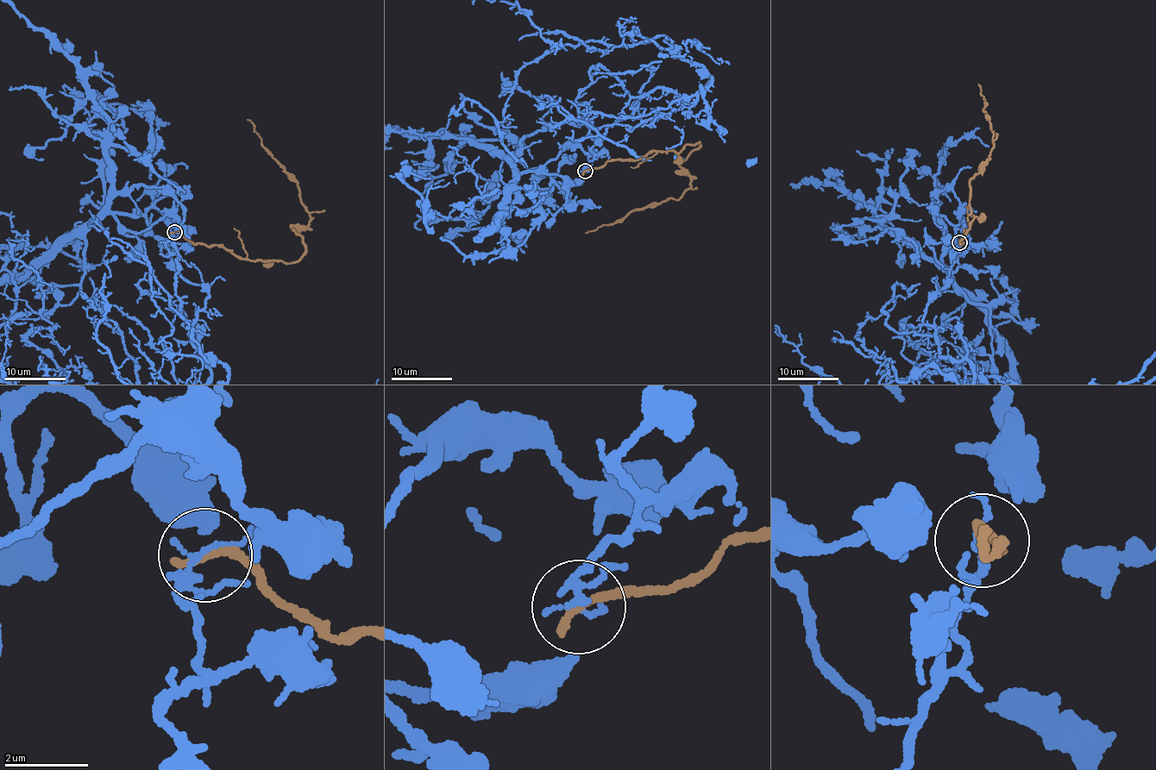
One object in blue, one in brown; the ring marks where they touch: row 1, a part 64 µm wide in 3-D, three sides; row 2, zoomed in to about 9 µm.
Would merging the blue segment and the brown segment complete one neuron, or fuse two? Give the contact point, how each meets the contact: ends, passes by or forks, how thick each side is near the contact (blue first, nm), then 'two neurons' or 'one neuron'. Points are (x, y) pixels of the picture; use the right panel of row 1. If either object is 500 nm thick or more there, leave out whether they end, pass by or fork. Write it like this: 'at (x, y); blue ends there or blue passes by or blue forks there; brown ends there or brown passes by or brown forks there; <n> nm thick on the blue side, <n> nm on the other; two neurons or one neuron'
at (959, 242); blue forks there; brown ends there; 120 nm thick on the blue side, 240 nm on the other; two neurons

